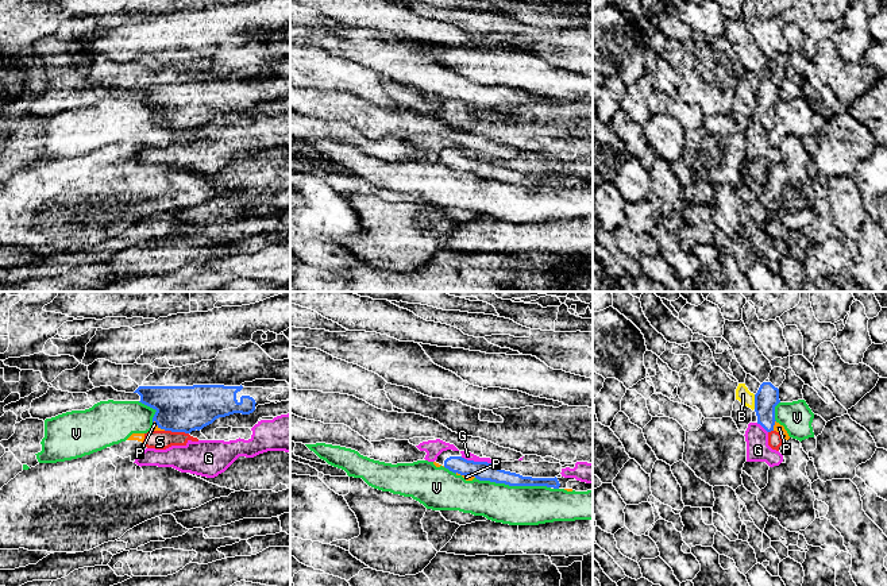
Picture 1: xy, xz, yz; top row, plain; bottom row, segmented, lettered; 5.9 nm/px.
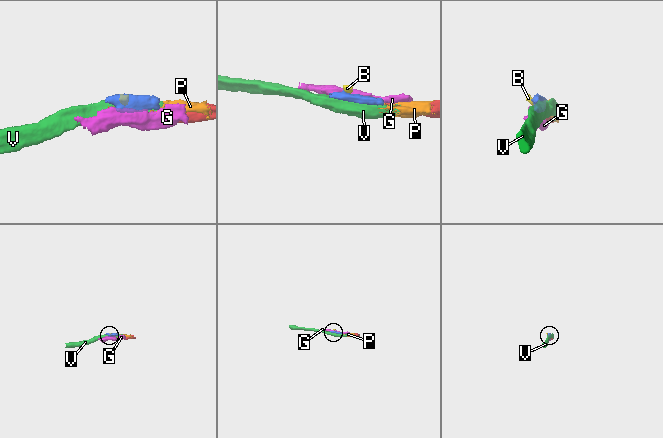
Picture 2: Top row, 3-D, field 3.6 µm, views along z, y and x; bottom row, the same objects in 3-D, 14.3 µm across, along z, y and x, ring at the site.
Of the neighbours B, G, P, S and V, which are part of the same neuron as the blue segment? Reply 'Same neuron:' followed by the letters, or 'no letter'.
Same neuron: no letter

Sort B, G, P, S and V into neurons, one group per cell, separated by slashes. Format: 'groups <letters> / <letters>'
groups B / G / P S V

